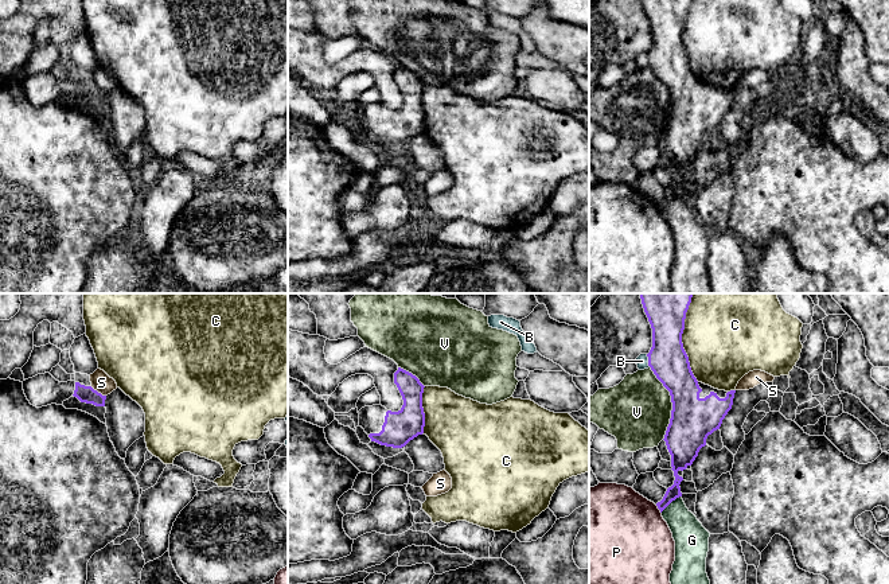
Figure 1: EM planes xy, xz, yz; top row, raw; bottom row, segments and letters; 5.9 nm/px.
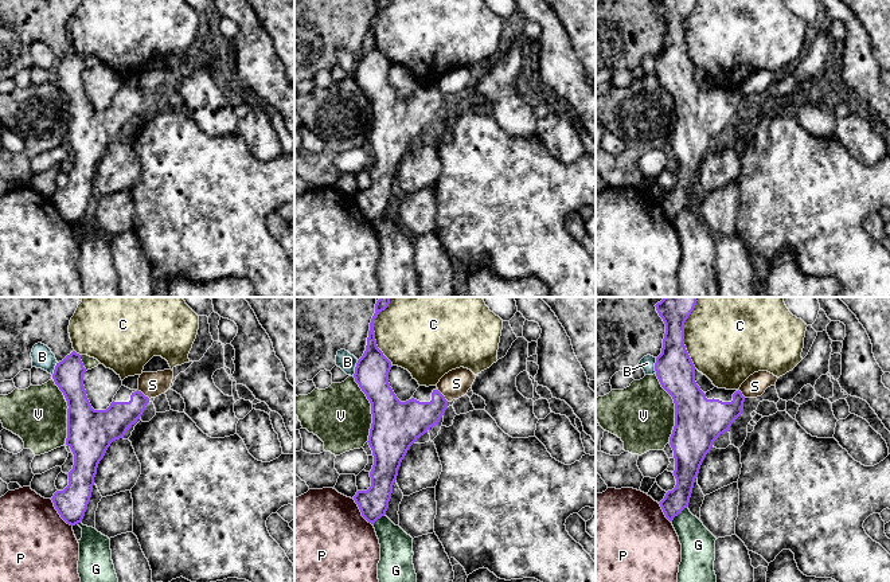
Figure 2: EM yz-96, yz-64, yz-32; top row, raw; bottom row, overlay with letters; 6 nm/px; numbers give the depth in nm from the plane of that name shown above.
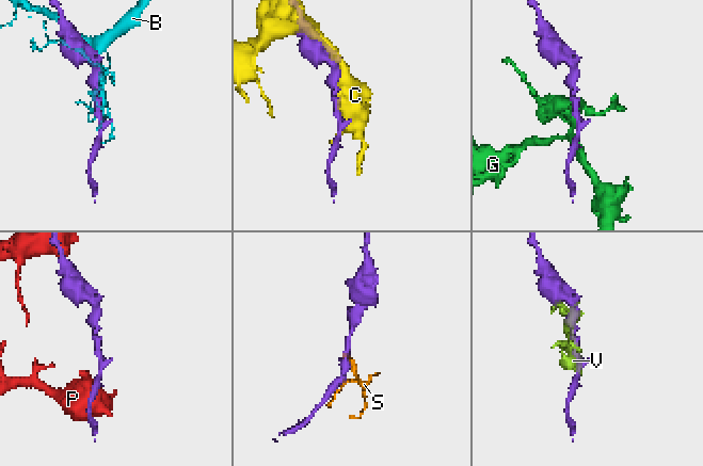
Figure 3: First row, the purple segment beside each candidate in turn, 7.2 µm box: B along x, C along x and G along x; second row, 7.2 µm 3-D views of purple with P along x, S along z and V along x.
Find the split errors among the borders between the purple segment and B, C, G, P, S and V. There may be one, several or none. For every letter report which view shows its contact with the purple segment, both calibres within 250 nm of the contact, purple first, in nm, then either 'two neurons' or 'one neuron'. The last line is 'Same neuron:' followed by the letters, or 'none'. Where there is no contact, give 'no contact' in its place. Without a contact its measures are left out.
B: yz | 220/80 nm | two neurons
C: yz | 220/460 nm | two neurons
G: yz | 100/200 nm | two neurons
P: yz | 80/480 nm | two neurons
S: xy | 100/120 nm | two neurons
V: yz | 260/400 nm | two neurons
Same neuron: none

